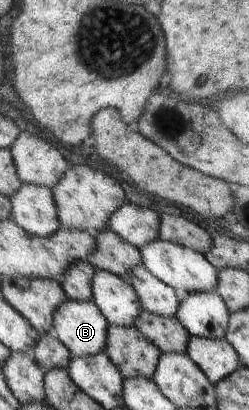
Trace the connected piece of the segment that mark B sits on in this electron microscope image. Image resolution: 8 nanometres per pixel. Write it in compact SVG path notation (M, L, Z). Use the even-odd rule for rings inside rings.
M65 297L56 308L51 333L76 356L96 356L104 352L109 322L92 300Z

